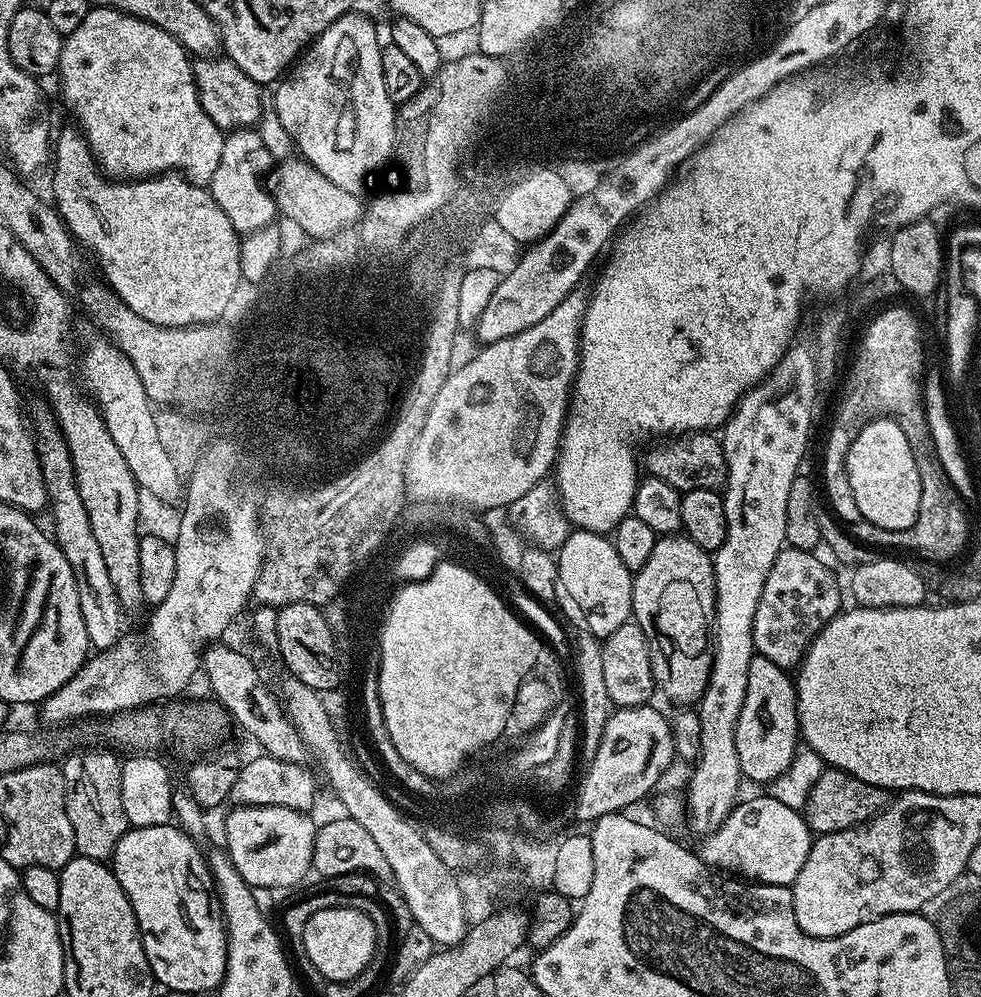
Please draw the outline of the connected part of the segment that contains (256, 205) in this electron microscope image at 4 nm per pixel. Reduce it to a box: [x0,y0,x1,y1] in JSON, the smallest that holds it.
[206,130,277,234]

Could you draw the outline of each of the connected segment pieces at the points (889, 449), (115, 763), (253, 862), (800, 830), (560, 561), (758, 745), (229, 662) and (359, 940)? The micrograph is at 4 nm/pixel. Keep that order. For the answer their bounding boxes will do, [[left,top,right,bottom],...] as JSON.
[[845,418,922,531],[63,748,129,861],[223,806,317,890],[698,794,814,886],[556,530,632,638],[736,654,801,785],[202,642,310,764],[302,910,378,981]]

